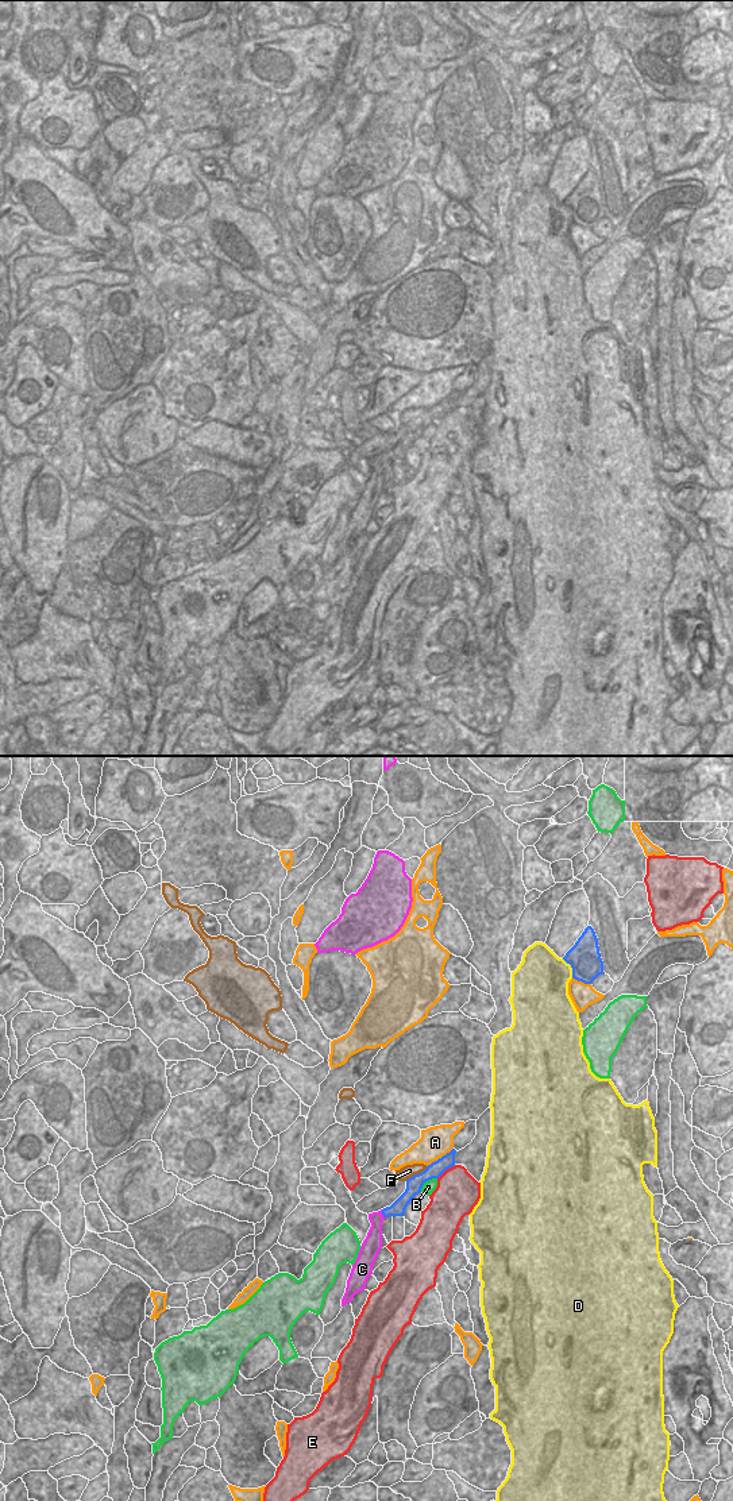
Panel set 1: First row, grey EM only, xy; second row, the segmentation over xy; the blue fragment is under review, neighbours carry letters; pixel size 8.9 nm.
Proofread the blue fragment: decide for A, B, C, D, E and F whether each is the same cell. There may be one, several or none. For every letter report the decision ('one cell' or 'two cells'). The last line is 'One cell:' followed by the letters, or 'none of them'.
A: two cells
B: two cells
C: two cells
D: two cells
E: two cells
F: two cells
One cell: none of them

